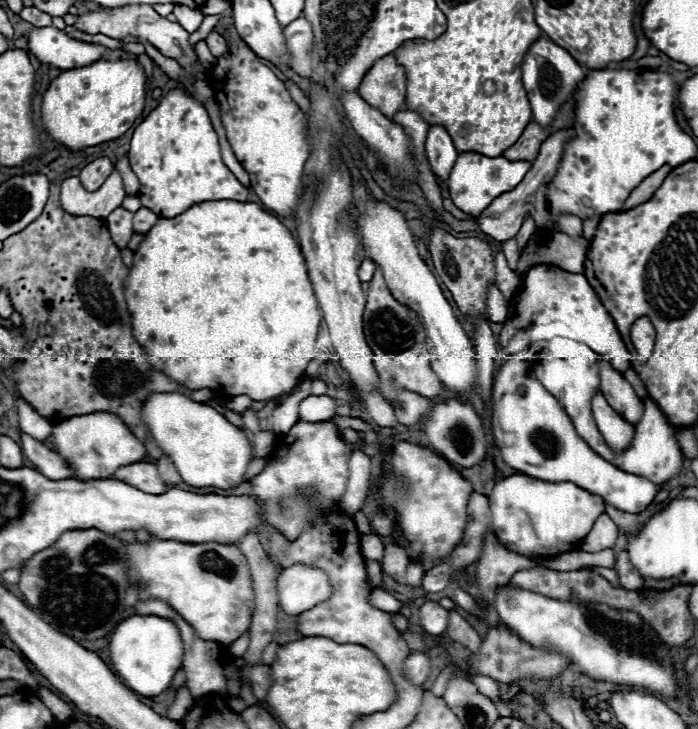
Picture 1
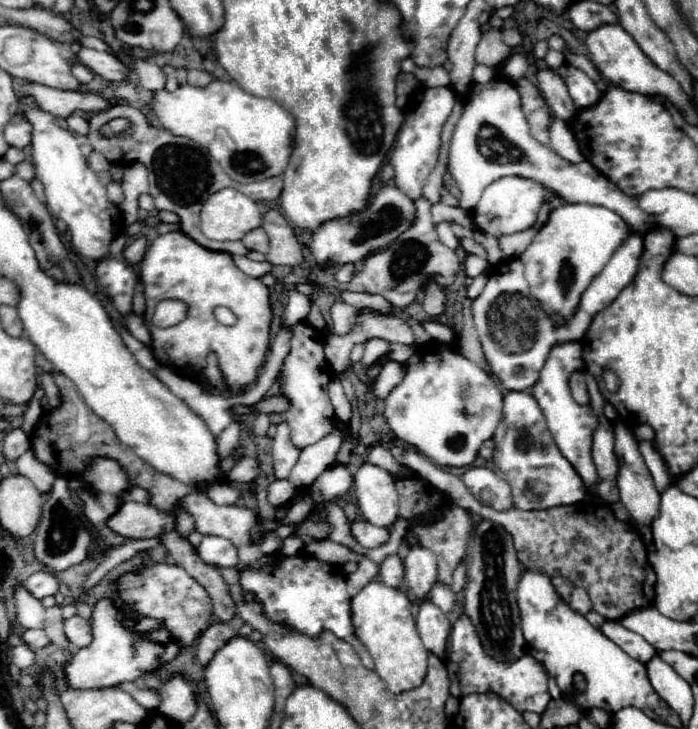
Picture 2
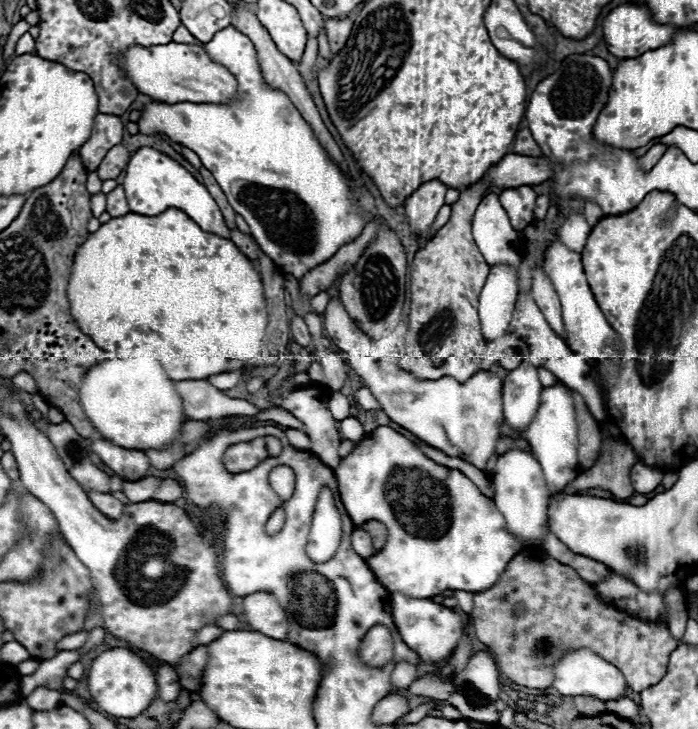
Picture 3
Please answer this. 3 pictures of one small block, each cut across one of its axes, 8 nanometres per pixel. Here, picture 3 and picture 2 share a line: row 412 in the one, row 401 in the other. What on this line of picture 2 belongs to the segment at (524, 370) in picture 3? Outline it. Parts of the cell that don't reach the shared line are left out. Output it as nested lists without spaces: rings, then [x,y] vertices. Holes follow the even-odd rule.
[[[508,392],[504,396],[504,438],[494,450],[494,470],[504,478],[514,496],[514,506],[520,510],[544,510],[552,506],[576,504],[586,498],[586,486],[574,466],[560,454],[546,426],[544,414],[530,392]]]

